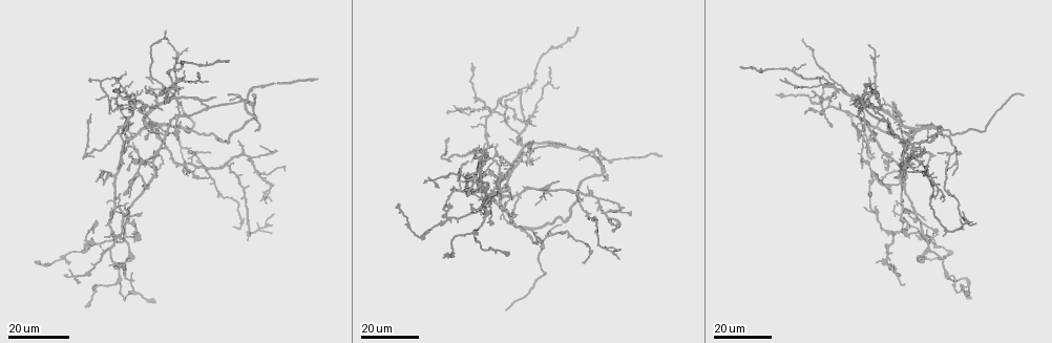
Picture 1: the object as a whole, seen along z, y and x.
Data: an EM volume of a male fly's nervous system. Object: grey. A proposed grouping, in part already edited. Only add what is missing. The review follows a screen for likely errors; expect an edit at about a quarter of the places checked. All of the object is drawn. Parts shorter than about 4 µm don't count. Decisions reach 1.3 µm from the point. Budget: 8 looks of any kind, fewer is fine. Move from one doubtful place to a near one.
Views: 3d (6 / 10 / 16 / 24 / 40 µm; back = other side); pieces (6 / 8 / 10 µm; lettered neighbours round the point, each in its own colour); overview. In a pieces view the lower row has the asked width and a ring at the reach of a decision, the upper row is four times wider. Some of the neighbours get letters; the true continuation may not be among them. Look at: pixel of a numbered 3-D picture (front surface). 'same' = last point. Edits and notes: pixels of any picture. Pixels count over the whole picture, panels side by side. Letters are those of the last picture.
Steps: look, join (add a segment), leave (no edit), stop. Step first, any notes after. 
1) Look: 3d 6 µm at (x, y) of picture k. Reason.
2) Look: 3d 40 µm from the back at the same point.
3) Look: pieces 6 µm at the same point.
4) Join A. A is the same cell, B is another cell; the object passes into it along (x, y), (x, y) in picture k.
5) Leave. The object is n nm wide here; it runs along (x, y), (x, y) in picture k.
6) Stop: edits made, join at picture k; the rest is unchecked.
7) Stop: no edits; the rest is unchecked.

Look: 3d 24 µm at (318, 79) of picture 1. Long arm stops here.

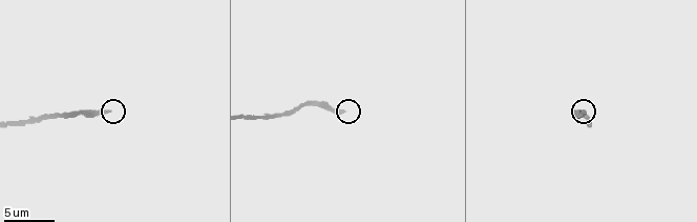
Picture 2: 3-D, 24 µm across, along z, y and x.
Look: pieces 6 µm at (110, 113) of picture 2.

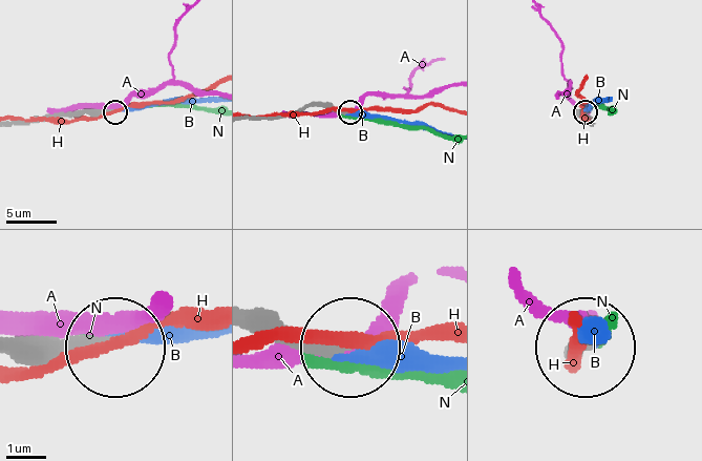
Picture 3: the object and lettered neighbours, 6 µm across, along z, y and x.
Join B. B is the same cell, A, H and N are other cells; the object passes into it along (254, 325), (294, 331), (334, 355), (444, 355) in picture 3; the neuron continues.

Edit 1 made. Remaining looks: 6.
Look: overview.

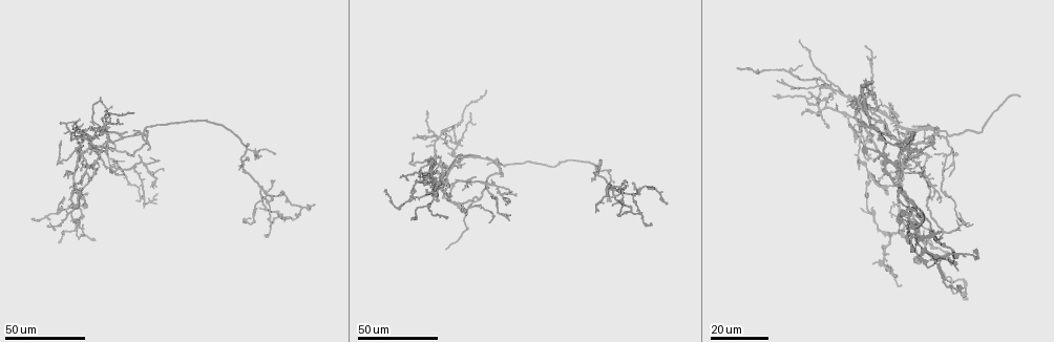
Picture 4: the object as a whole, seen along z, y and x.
Look: 3d 40 µm at (126, 130) of picture 4. Free end.

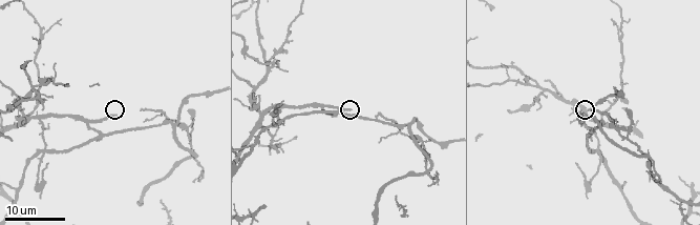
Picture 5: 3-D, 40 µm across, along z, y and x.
Look: 3d 10 µm at (116, 116) of picture 5. Closer look.

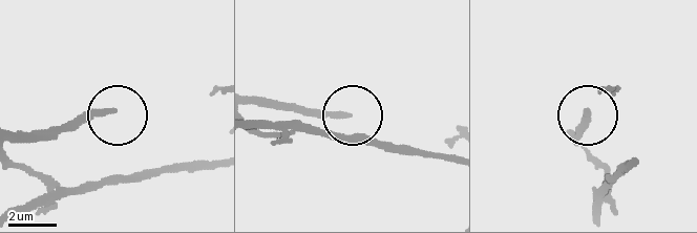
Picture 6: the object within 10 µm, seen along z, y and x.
Look: pieces 8 µm at (345, 115) of picture 6.

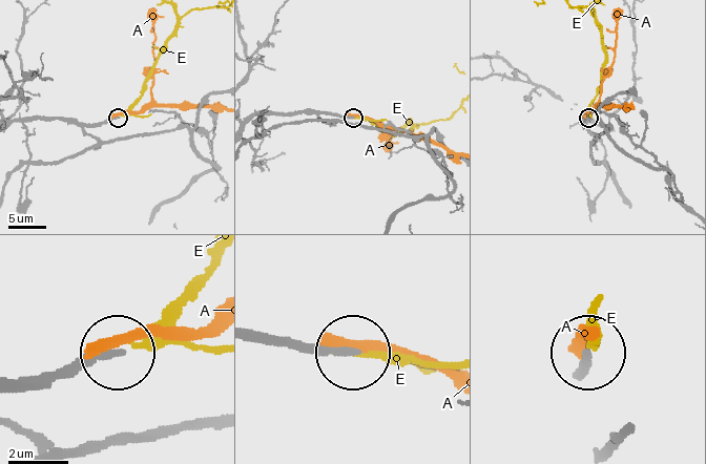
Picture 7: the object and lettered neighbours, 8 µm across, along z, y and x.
Join E. E is the same cell, A is another cell; the object passes into it along (92, 125), (121, 114), (140, 97), (161, 47), (183, 18) in picture 7; the neuron continues.

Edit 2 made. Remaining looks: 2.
Stop: edits made, join at picture 3, join at picture 7; the rest is unchecked.

